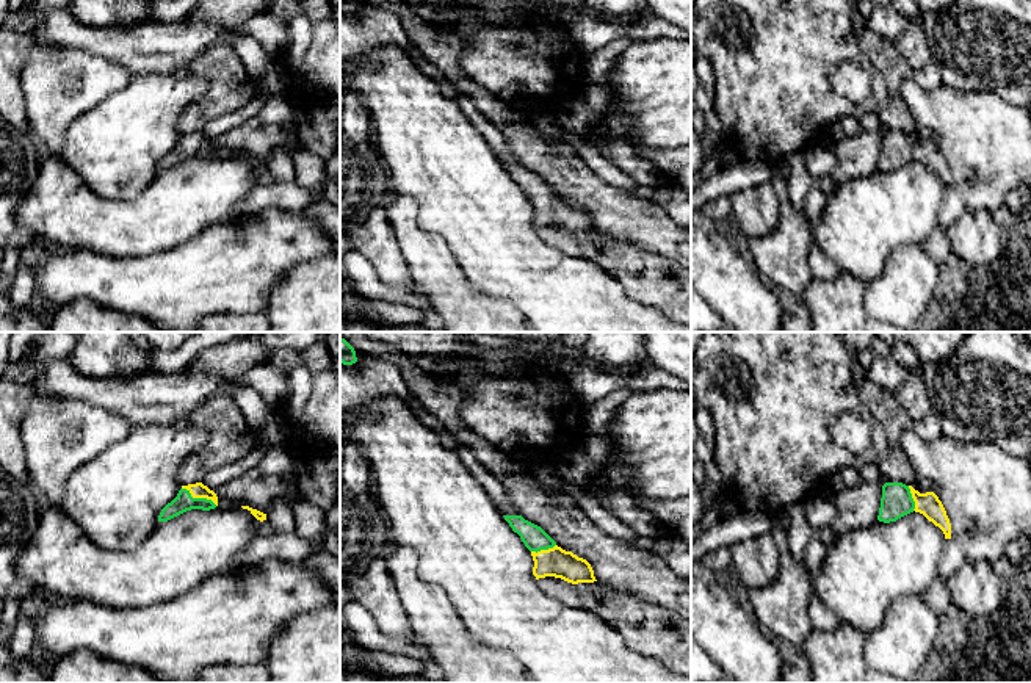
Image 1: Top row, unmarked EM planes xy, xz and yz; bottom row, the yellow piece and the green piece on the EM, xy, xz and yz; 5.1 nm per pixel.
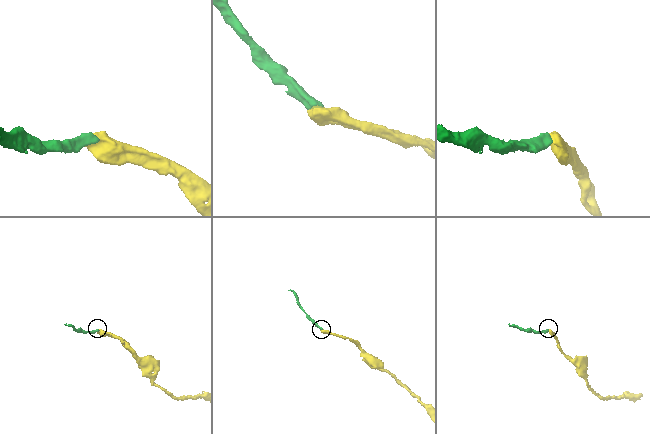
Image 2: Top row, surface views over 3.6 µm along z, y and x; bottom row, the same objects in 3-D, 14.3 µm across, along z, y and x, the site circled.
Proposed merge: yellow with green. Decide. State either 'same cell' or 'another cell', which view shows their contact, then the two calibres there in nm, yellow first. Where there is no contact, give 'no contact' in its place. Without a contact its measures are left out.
same cell | xy | 80/100 nm

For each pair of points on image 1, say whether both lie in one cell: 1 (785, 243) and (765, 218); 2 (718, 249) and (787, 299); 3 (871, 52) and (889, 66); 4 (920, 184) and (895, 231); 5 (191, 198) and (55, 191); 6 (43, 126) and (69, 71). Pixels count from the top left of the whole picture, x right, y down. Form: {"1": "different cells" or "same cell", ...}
{"1": "different cells", "2": "different cells", "3": "same cell", "4": "same cell", "5": "same cell", "6": "same cell"}

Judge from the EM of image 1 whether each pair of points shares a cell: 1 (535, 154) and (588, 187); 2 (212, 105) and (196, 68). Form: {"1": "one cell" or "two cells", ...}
{"1": "one cell", "2": "one cell"}

